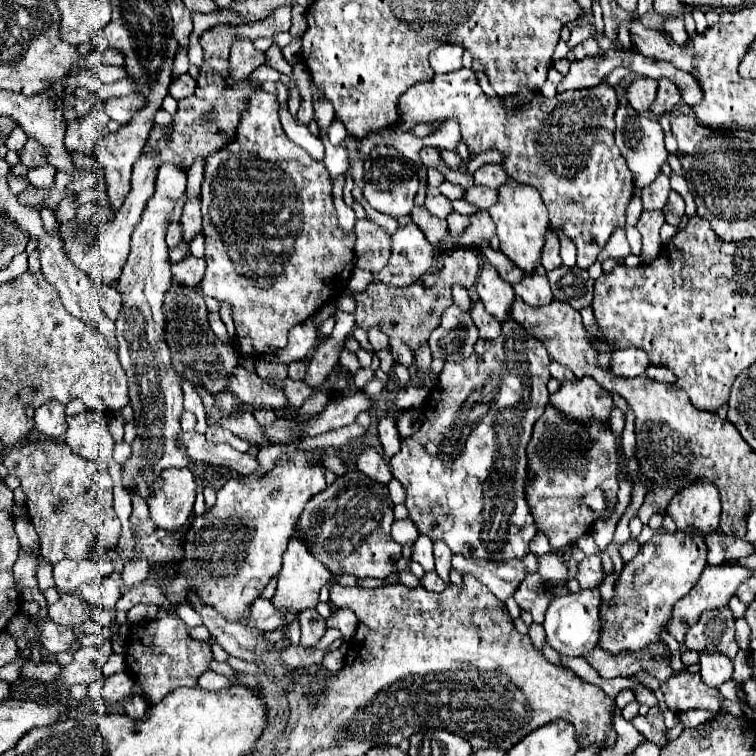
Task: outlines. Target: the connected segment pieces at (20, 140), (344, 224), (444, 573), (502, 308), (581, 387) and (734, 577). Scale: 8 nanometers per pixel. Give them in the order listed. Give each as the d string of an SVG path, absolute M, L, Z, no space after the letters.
M16 124L16 126L12 128L12 134L10 134L8 140L6 140L6 148L18 152L24 144L26 144L26 134L24 134L24 130L20 130L20 124Z
M344 176L332 180L332 184L334 184L334 204L336 204L336 210L338 210L338 224L340 224L340 228L344 228L346 234L348 234L348 232L354 228L354 224L356 224L356 216L354 216L354 210L348 208L348 206L344 204L344 200L342 200Z
M434 542L434 558L436 558L436 574L450 584L450 558L452 552L448 550L448 546L444 546L444 542Z
M476 248L476 252L482 260L482 270L480 270L480 276L476 282L476 292L478 292L480 300L484 302L486 310L502 322L508 318L508 310L514 300L514 290L508 282L504 282L500 278L500 274L496 274L496 268L492 264L484 262L484 254L480 254L478 248Z
M594 378L564 382L556 394L550 394L550 402L570 418L594 418L604 422L608 422L610 408L614 406L610 392L604 390Z
M706 566L704 574L700 578L700 582L692 588L692 594L686 594L684 598L680 598L676 602L676 606L672 608L672 622L668 622L668 632L678 640L678 644L684 642L684 634L686 630L698 622L700 614L704 610L712 610L712 608L722 608L728 604L728 600L734 596L736 588L740 582L748 580L752 576L750 570L740 568L740 566Z

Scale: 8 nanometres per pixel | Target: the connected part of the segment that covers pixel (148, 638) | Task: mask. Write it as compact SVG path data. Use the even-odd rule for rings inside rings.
M158 606L156 618L130 624L126 640L126 668L150 704L160 702L176 686L198 686L198 678L210 670L212 660L214 654L210 644L194 640L188 632L188 626L178 618L176 610Z

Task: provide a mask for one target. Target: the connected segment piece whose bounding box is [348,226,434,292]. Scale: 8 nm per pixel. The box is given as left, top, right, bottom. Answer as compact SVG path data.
M402 226L392 236L392 258L388 260L388 264L378 273L364 272L364 270L356 268L350 276L350 280L348 280L348 288L352 288L354 292L360 292L370 282L384 282L392 286L408 286L408 284L416 282L424 272L428 272L428 268L432 266L432 256L434 256L434 246L424 238L422 230L418 226Z

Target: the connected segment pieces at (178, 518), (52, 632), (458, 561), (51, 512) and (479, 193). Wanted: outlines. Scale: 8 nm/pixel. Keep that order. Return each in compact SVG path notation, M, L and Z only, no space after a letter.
M170 468L162 474L164 482L152 486L152 496L148 498L150 518L158 528L174 532L188 520L194 500L196 484L188 468Z
M46 618L46 620L40 622L40 634L42 634L44 648L50 654L74 650L76 636L74 636L72 628L68 628L68 626L56 626L56 622L52 622L52 620Z
M530 552L522 560L506 560L506 562L494 562L494 560L474 560L474 558L460 558L456 554L452 558L452 568L460 572L462 576L470 574L478 582L482 582L500 602L506 602L510 598L518 584L524 580L526 574L536 572L536 556Z
M40 440L28 446L16 446L4 454L2 462L12 476L16 476L22 484L22 490L28 494L26 510L30 516L30 522L34 524L38 536L40 536L40 554L50 560L52 564L70 558L70 560L82 560L92 554L96 544L104 544L106 548L116 546L118 534L120 534L120 520L114 514L112 508L112 476L108 474L108 466L104 460L86 460L72 450L68 450L68 444L60 440Z
M472 186L470 190L466 190L464 200L476 206L478 210L486 210L496 202L496 190L486 188L486 186Z

